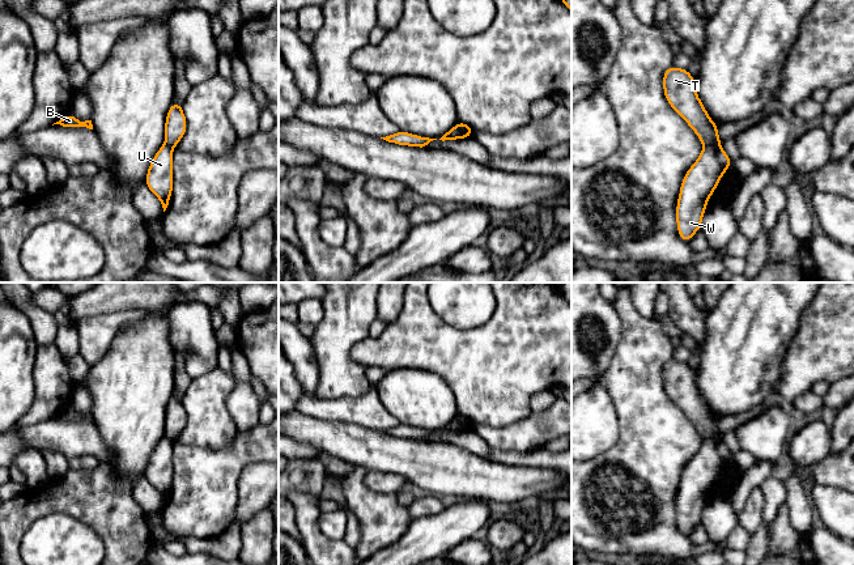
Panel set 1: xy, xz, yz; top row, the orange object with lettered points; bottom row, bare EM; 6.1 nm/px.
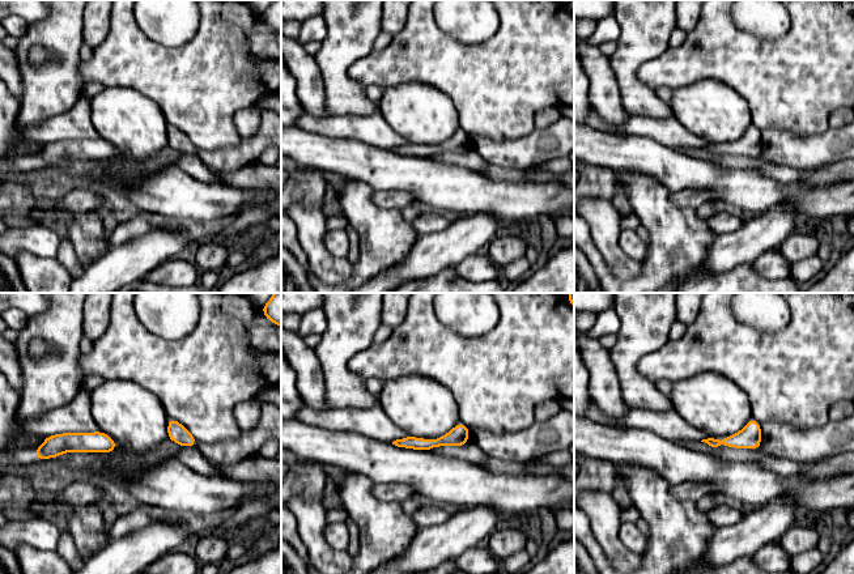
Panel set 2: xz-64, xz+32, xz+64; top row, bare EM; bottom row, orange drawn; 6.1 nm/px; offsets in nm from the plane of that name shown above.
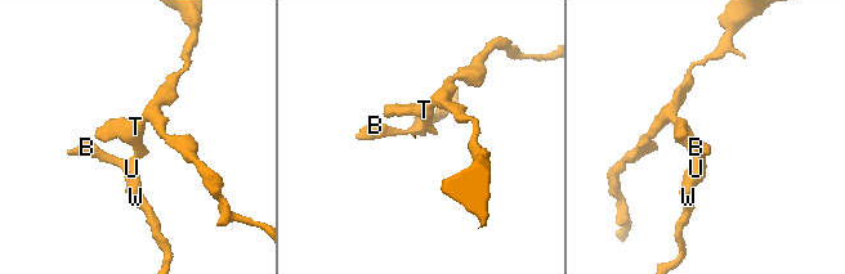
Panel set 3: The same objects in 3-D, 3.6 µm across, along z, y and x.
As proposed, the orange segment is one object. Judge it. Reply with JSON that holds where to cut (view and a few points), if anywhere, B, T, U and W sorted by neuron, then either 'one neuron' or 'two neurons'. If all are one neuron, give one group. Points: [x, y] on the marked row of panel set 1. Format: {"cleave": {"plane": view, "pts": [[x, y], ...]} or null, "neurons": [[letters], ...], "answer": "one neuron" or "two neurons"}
{"cleave": {"plane": "xz", "pts": [[459, 122], [463, 137]]}, "neurons": [["B", "U", "W"], ["T"]], "answer": "two neurons"}

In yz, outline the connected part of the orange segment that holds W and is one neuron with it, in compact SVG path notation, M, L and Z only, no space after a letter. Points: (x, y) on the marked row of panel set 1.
M705 145L685 173L676 204L677 233L685 243L701 229L708 201L731 163L721 145Z

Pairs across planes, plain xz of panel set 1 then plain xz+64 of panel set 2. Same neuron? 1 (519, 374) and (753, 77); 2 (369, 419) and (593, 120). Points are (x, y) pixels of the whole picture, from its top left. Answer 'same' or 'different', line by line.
1: same
2: same

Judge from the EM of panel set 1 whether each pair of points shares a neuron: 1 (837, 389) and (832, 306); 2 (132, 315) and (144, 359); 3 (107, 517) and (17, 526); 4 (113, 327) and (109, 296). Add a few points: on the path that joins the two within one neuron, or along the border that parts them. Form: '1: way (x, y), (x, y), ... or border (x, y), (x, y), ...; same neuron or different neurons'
1: border (840, 378), (829, 385); different neurons
2: border (147, 311), (139, 321), (130, 323), (113, 343); different neurons
3: way (85, 502), (39, 504); same neuron
4: border (141, 309), (106, 311), (81, 319); different neurons

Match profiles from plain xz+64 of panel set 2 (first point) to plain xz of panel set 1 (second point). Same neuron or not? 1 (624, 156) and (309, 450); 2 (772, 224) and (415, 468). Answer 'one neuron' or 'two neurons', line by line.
1: two neurons
2: two neurons

